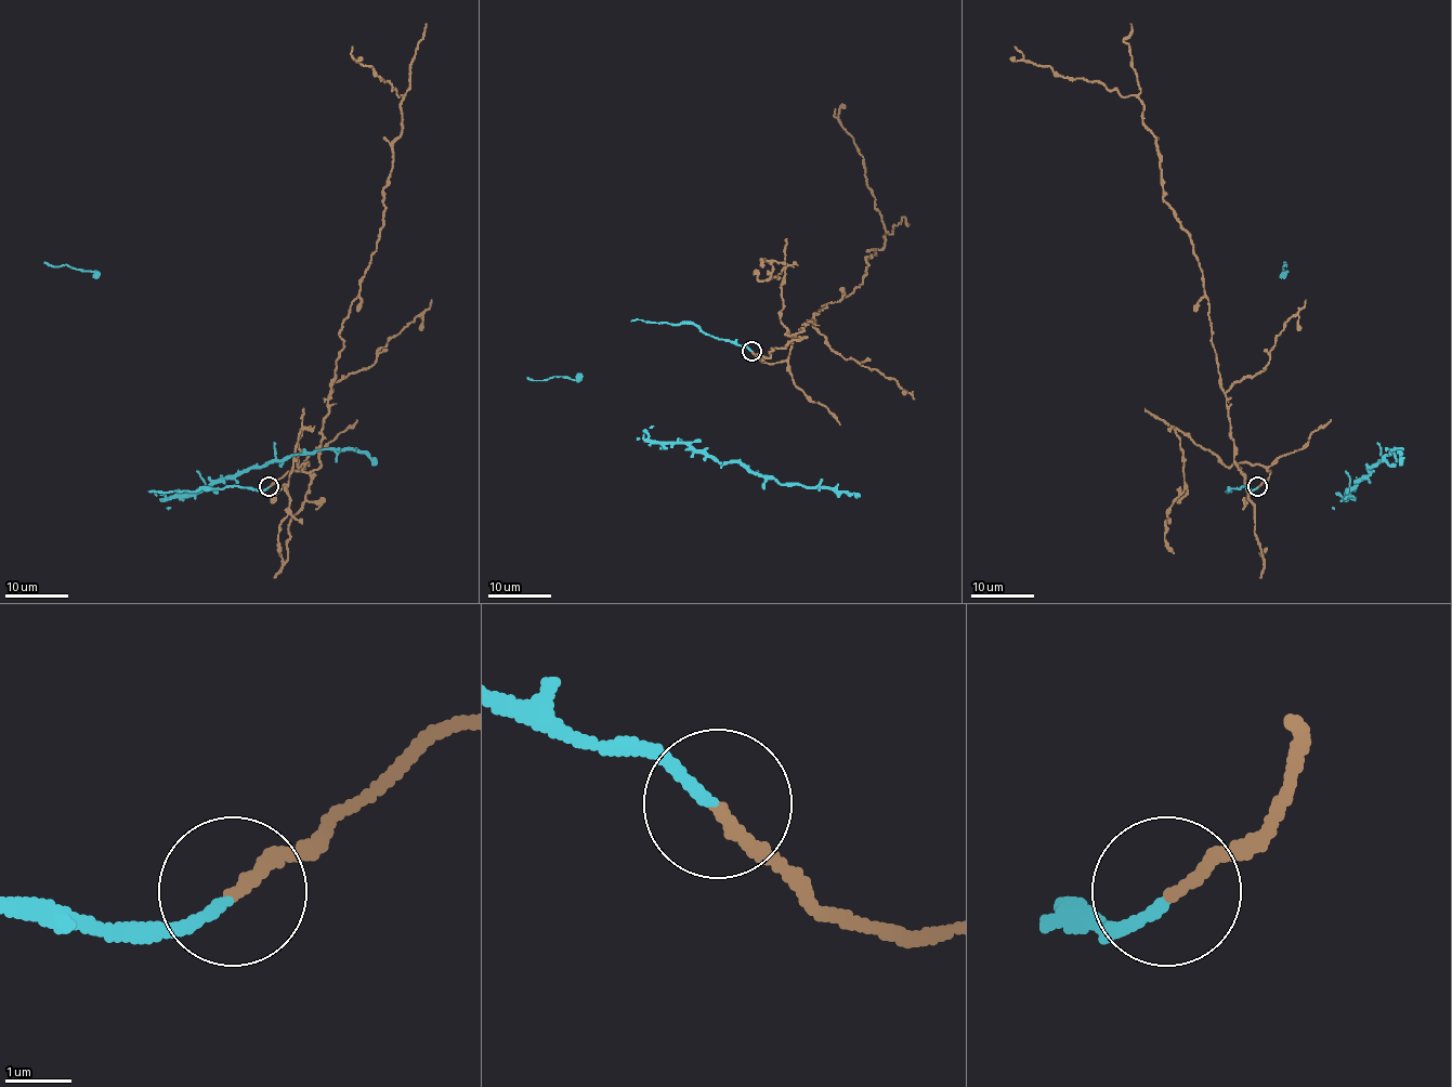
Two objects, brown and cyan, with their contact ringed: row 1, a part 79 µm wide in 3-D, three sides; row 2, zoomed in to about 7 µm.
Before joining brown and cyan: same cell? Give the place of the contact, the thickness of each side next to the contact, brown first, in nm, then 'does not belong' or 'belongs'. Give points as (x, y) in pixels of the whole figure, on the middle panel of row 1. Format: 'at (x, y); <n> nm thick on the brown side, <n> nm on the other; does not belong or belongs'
at (751, 351); 200 nm thick on the brown side, 150 nm on the other; does not belong

